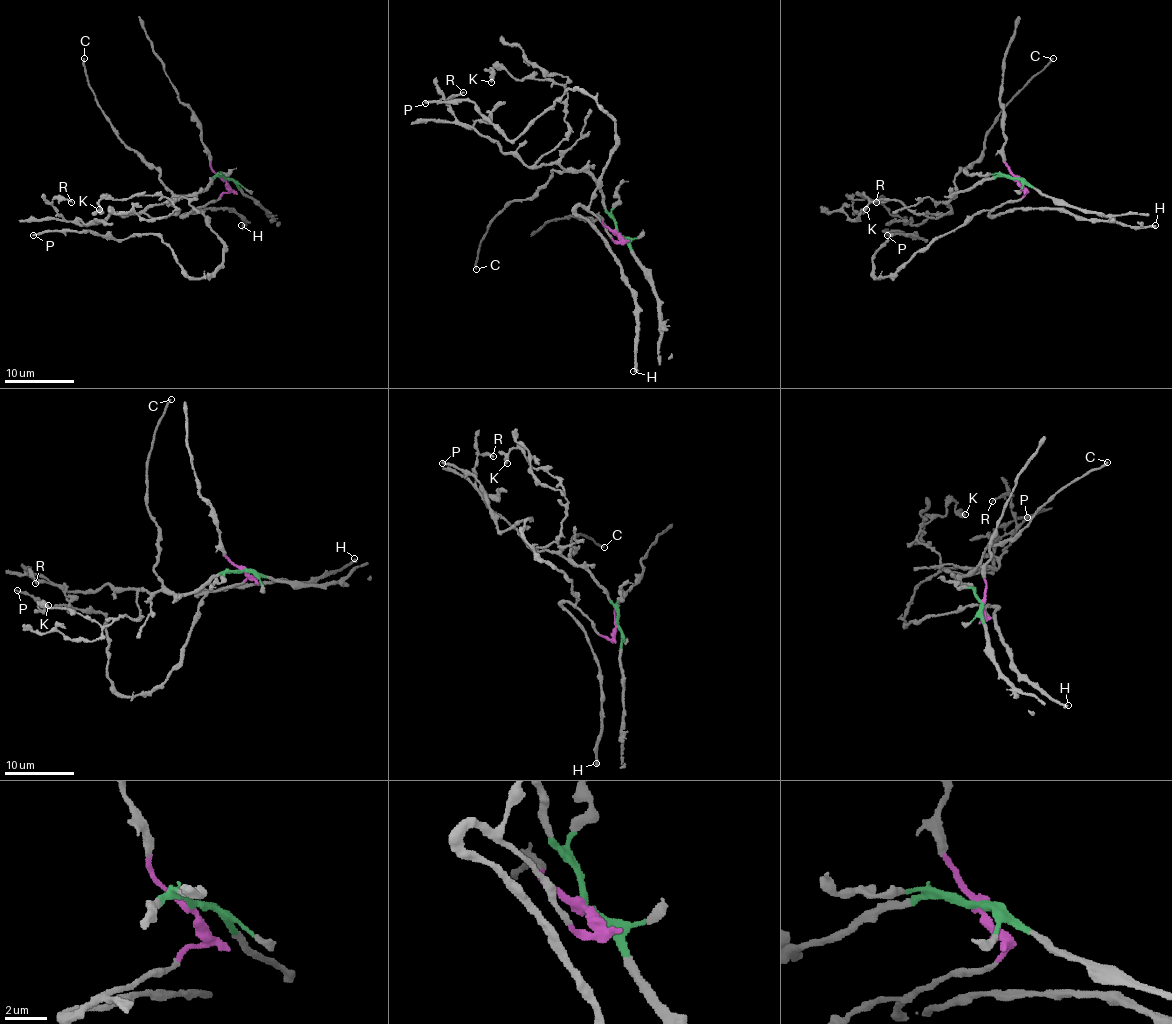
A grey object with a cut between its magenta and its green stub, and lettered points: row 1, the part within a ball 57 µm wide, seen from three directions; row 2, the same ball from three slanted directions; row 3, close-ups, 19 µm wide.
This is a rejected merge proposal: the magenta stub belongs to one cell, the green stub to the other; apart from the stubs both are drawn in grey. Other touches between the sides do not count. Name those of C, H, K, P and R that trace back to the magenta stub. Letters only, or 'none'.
H, P

